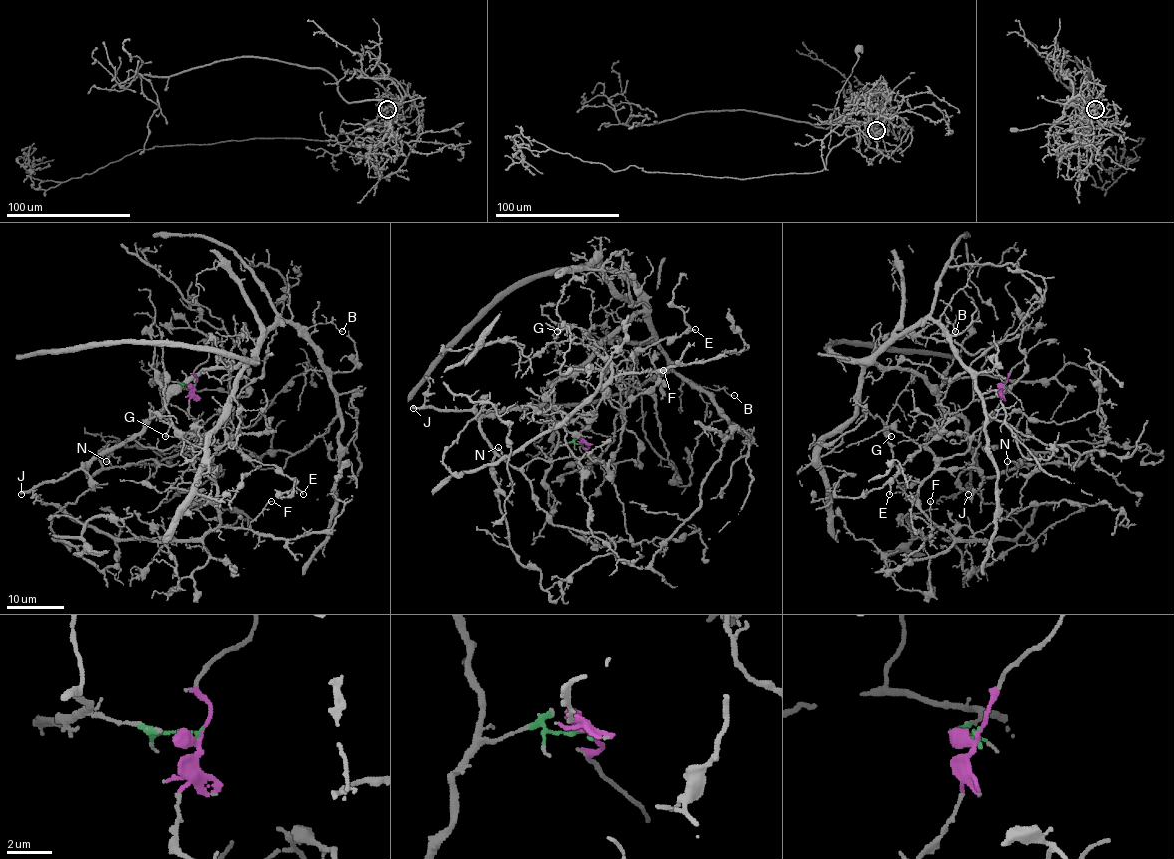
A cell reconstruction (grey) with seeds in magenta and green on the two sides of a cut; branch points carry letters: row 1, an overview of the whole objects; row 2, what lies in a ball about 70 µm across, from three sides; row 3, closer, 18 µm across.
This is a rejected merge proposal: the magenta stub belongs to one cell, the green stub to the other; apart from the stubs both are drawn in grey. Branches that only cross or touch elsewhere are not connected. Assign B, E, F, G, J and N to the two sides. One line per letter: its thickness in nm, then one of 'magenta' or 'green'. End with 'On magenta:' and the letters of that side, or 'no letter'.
B: 110 nm thick; green
E: 120 nm thick; magenta
F: 130 nm thick; magenta
G: 120 nm thick; magenta
J: 320 nm thick; green
N: 130 nm thick; green
On magenta: E, F, G

